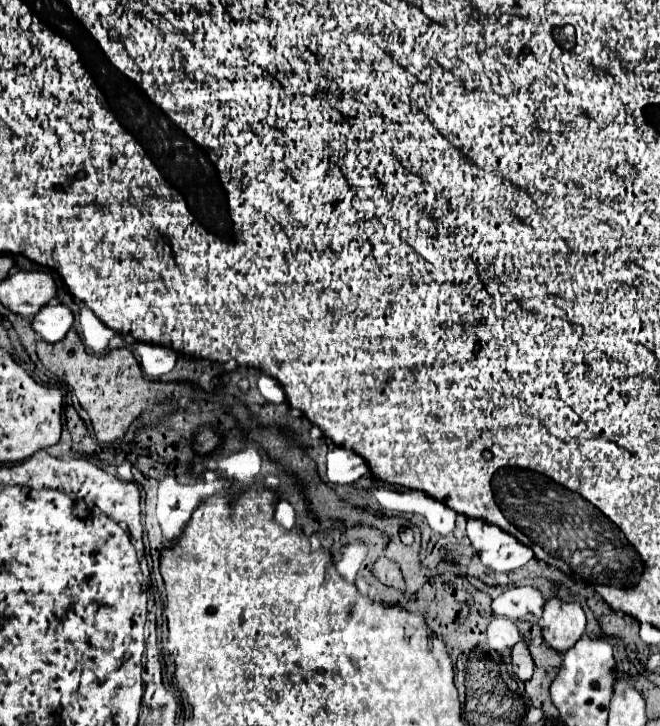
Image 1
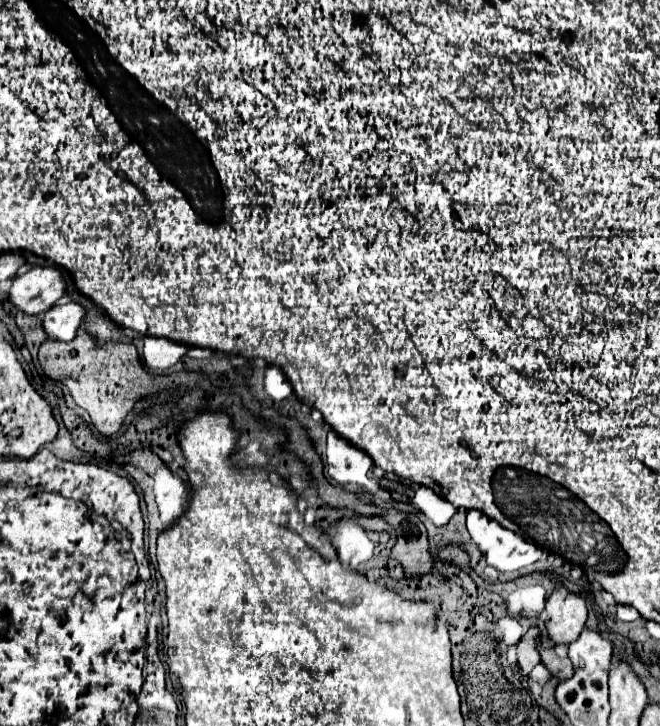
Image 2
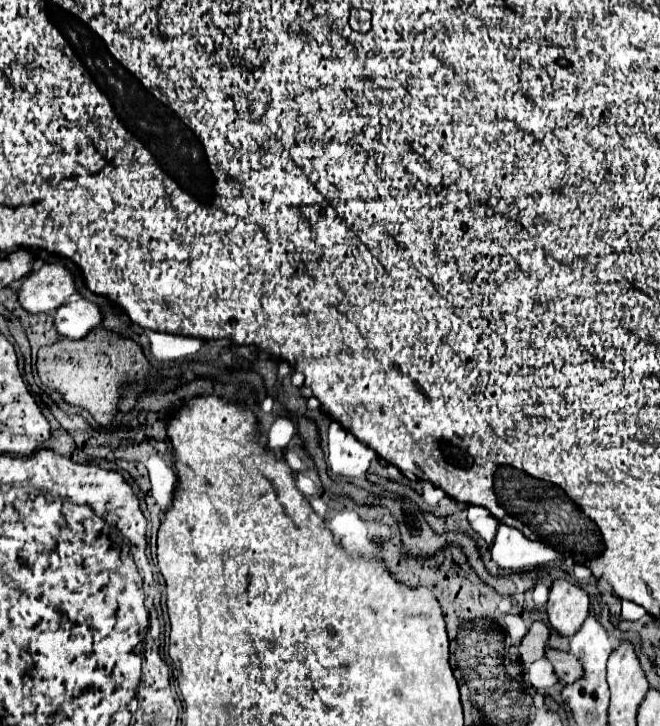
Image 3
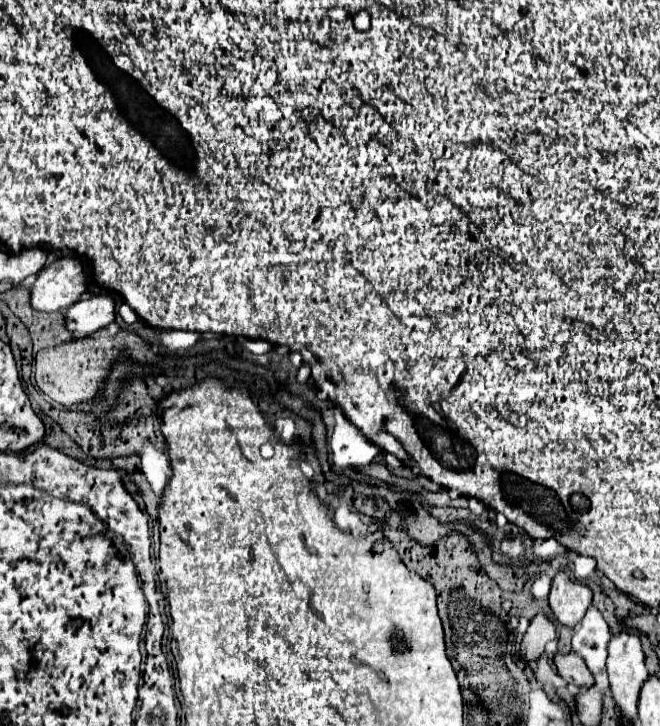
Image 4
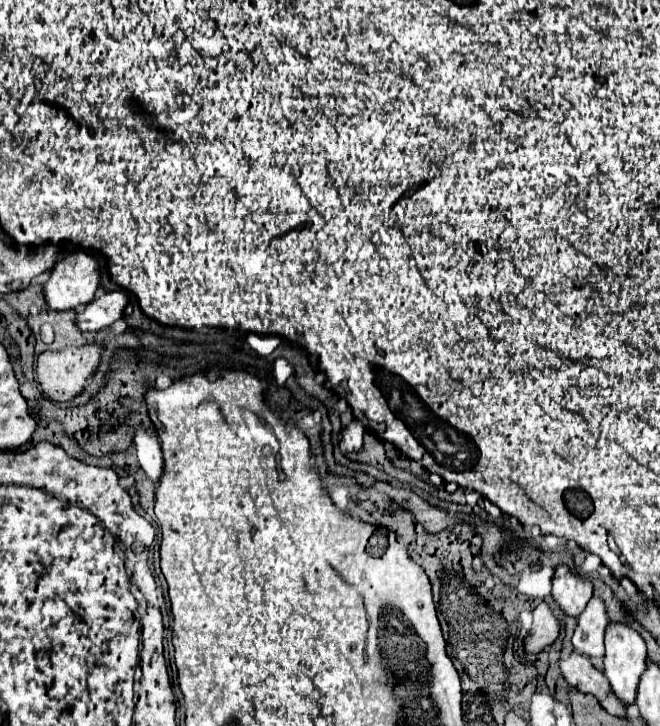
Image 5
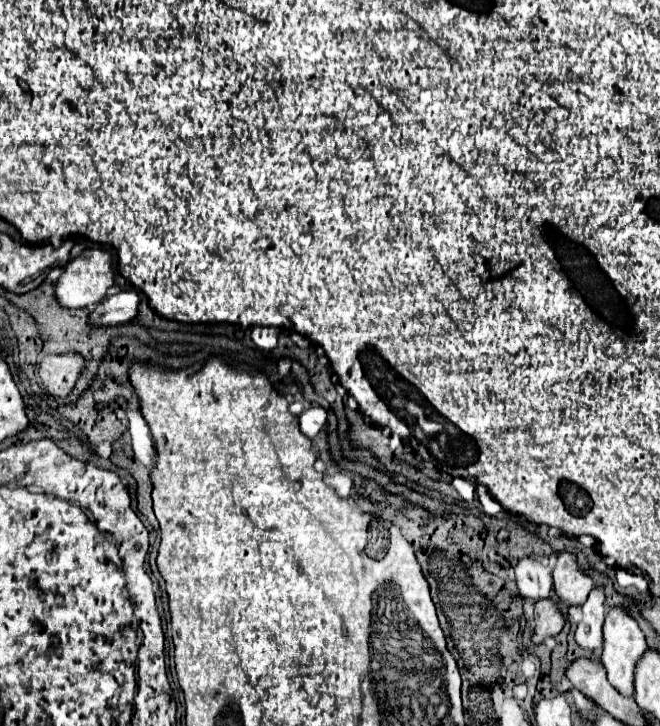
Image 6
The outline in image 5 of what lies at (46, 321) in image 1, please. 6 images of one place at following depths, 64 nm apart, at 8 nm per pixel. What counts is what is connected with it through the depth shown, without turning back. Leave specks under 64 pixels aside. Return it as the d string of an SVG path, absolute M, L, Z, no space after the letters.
M106 292L82 310L76 310L76 326L82 332L98 332L102 328L108 328L112 322L124 318L124 306L128 304L126 292Z

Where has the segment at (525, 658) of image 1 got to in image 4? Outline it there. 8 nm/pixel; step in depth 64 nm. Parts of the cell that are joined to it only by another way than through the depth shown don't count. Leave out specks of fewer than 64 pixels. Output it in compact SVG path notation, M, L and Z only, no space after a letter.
M538 614L530 622L530 626L528 626L526 634L524 634L520 654L528 662L534 662L544 654L544 646L548 644L548 640L554 640L554 638L556 638L556 626L544 614Z

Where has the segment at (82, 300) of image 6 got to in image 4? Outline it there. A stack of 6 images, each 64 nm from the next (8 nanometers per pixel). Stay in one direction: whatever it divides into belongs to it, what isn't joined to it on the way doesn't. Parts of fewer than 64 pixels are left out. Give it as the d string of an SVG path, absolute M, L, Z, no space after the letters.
M66 256L44 266L30 288L30 304L38 312L64 312L86 290L86 268L80 258Z

